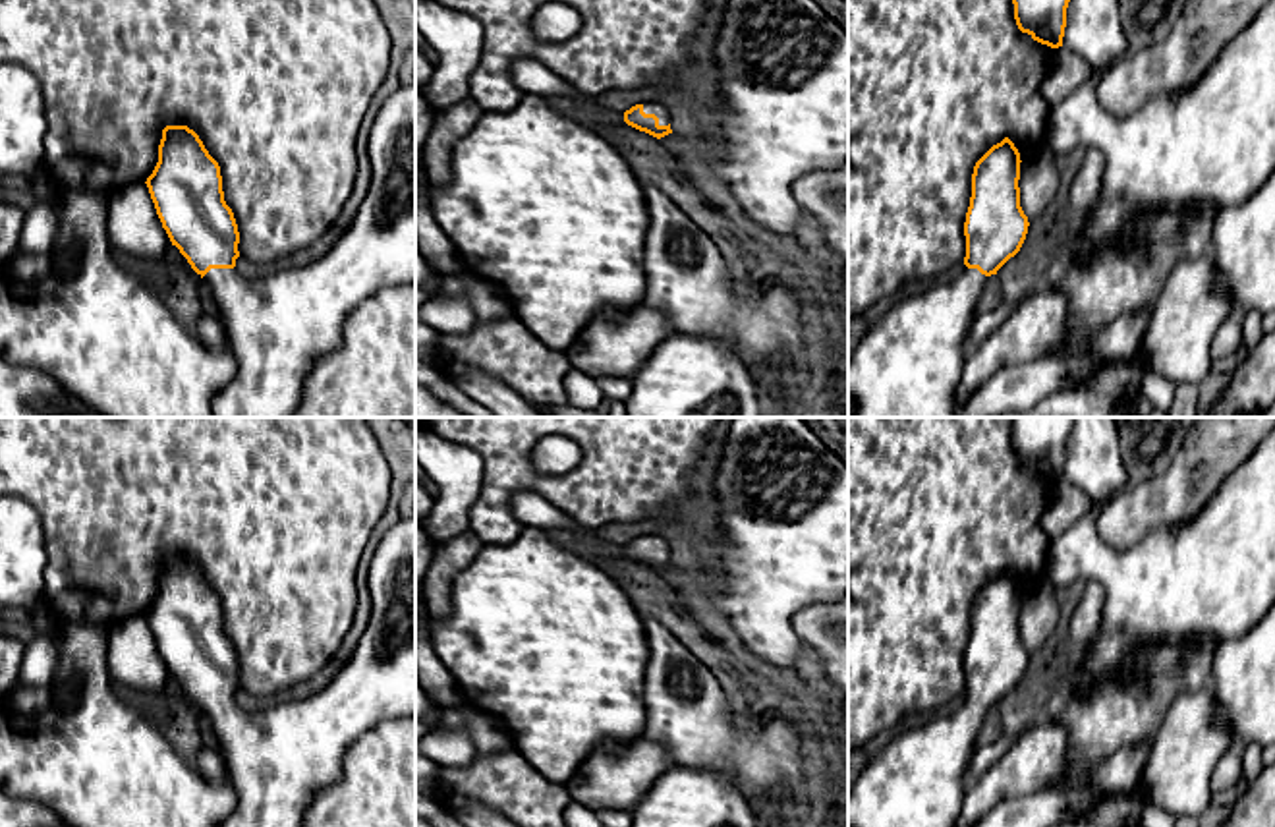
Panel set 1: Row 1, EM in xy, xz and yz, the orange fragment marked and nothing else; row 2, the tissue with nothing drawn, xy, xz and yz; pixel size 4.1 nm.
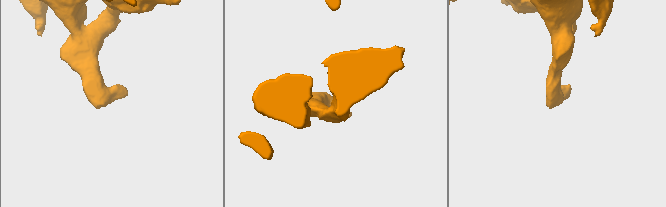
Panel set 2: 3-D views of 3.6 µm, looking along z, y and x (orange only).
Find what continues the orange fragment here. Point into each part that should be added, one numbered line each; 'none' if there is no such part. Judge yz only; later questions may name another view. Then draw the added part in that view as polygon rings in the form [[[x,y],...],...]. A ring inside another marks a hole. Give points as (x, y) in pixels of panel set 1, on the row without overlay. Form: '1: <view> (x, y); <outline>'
1: yz (916, 779); [[[966,699],[958,711],[935,713],[925,725],[894,736],[848,792],[848,827],[956,827],[968,788],[964,773],[987,711]]]

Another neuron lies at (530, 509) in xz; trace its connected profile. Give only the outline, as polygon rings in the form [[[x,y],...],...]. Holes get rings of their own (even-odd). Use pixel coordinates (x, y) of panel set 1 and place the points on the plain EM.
[[[522,491],[514,495],[514,516],[522,522],[524,528],[531,526],[547,533],[580,529],[572,516],[568,516],[533,491]]]

